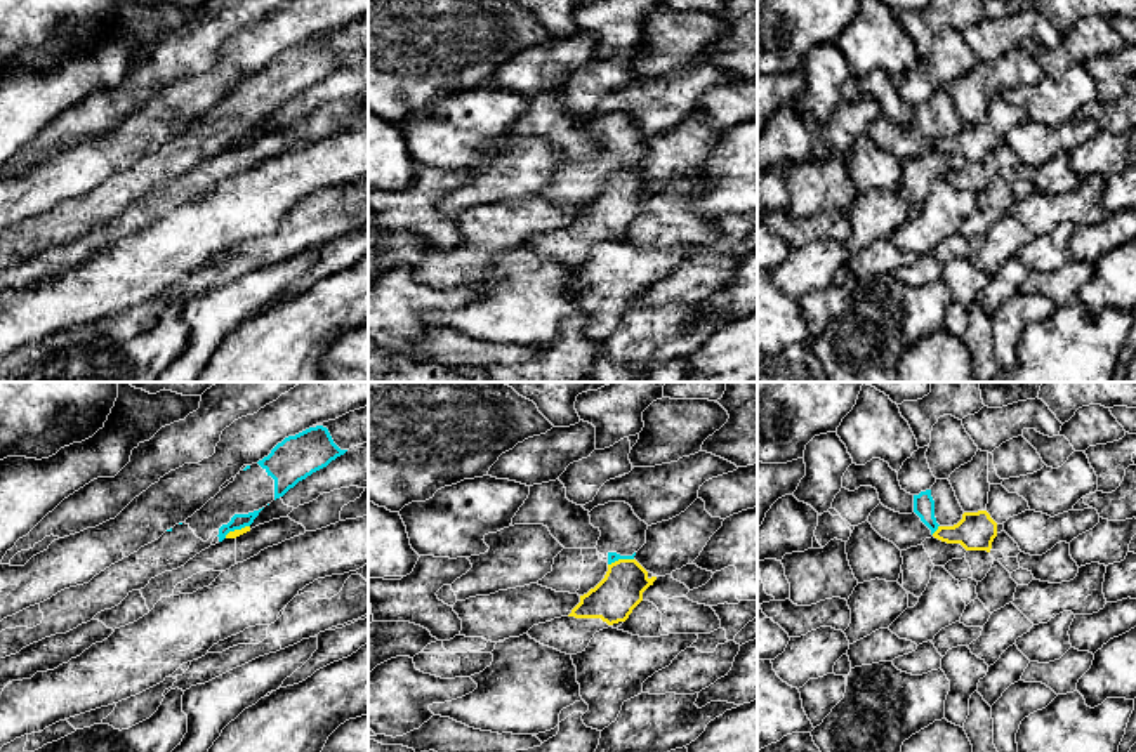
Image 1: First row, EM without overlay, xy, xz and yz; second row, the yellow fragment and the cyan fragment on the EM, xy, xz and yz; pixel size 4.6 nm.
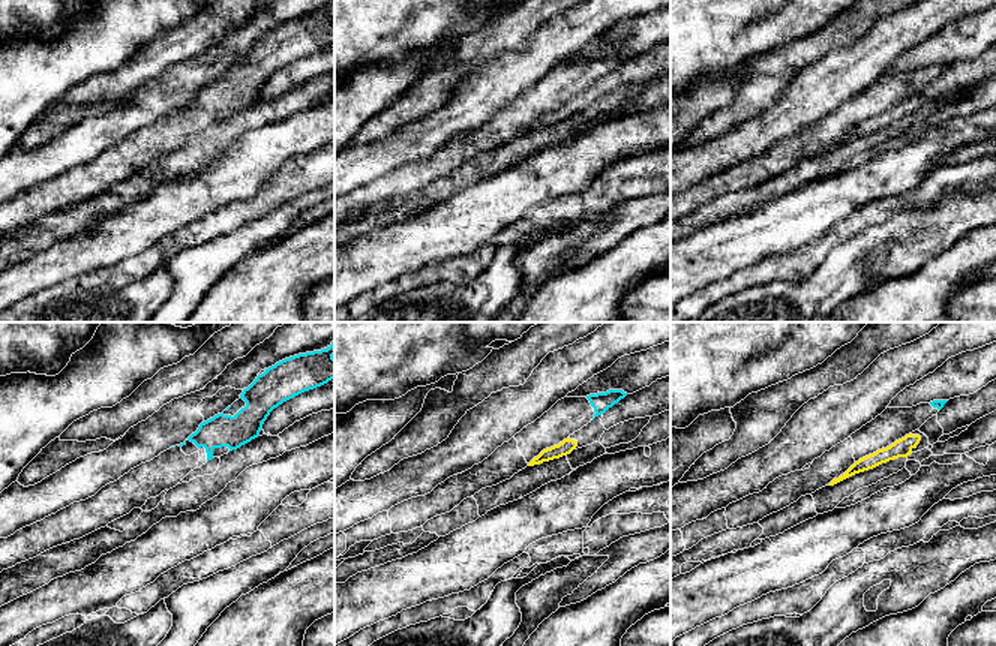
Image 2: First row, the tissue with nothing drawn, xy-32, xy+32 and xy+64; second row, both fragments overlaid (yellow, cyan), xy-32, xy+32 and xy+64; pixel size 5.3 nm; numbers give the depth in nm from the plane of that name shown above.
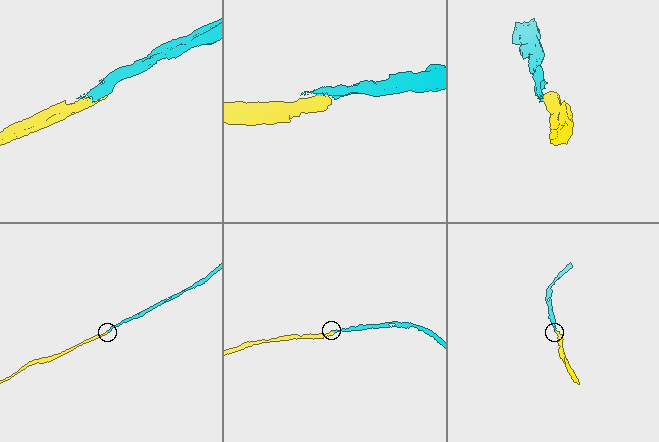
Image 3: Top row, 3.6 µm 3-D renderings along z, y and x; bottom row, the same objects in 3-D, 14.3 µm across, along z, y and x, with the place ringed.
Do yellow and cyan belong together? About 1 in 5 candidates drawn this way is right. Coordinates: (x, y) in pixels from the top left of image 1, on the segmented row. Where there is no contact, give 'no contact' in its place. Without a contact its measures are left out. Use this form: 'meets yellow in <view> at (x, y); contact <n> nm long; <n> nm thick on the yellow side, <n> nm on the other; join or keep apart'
meets yellow in yz at (937, 530); contact 60 nm long; 180 nm thick on the yellow side, 100 nm on the other; keep apart

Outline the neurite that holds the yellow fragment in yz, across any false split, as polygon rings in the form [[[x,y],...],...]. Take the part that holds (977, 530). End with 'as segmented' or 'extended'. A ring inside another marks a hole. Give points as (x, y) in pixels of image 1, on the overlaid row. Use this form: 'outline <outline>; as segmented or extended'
outline [[[990,485],[985,511],[964,512],[957,524],[938,526],[933,537],[947,544],[961,544],[966,551],[990,552],[997,526],[1028,509],[1028,502],[1018,493],[1009,493],[1002,485]]]; extended

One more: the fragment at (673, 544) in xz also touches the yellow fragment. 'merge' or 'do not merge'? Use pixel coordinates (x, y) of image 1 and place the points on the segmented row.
do not merge

